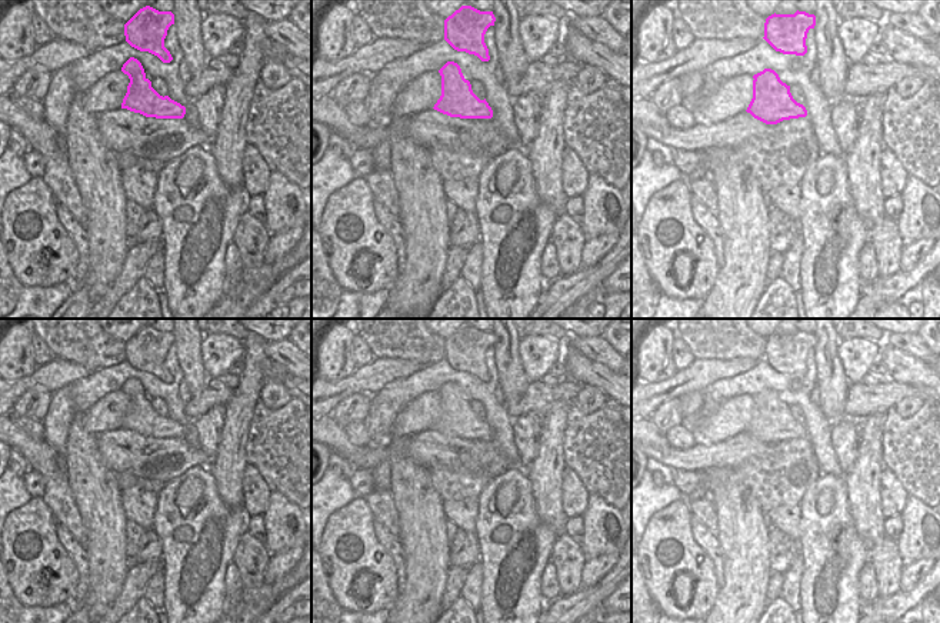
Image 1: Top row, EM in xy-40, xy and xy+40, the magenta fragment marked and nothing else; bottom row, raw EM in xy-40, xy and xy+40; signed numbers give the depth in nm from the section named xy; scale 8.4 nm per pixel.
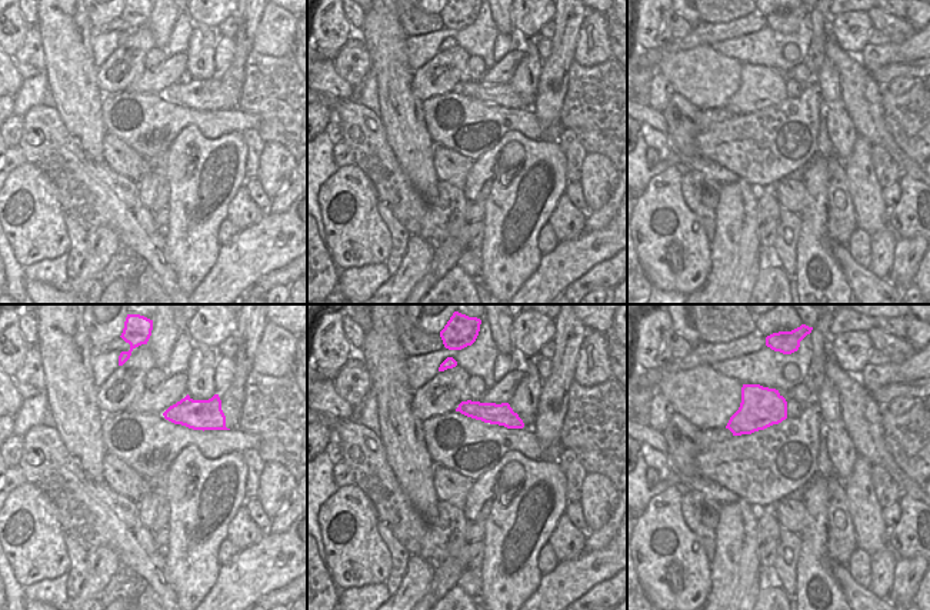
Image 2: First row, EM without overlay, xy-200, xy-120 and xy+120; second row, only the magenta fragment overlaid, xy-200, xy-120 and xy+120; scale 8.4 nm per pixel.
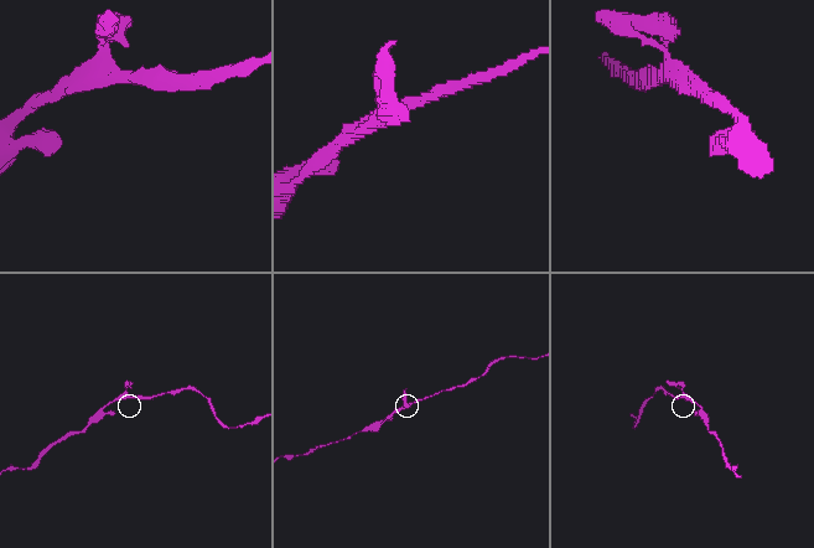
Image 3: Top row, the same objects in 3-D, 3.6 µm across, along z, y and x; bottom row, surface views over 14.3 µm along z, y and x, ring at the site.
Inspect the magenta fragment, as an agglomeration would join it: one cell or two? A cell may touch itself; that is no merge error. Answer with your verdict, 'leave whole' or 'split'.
split

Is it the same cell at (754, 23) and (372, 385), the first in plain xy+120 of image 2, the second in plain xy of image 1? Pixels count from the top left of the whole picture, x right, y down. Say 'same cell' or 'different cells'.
same cell

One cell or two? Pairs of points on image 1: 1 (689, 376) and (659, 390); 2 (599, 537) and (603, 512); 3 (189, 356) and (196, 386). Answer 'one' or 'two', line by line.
1: one
2: one
3: one

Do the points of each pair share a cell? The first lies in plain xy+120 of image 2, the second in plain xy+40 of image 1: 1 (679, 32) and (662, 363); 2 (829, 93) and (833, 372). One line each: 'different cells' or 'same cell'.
1: different cells
2: same cell

